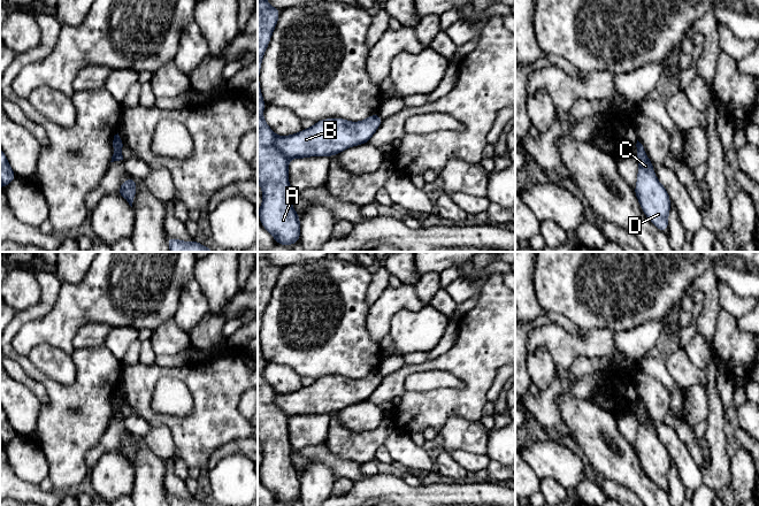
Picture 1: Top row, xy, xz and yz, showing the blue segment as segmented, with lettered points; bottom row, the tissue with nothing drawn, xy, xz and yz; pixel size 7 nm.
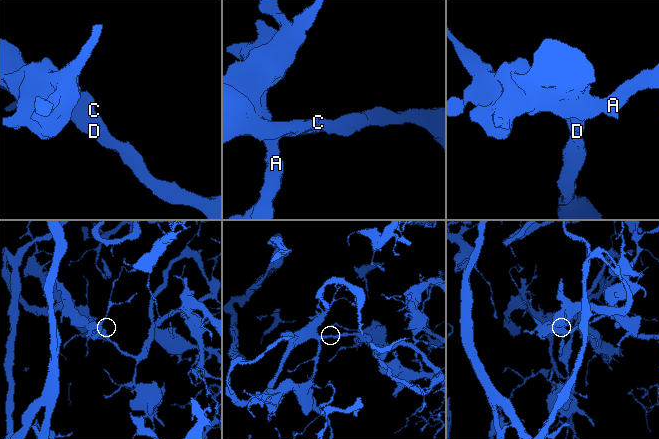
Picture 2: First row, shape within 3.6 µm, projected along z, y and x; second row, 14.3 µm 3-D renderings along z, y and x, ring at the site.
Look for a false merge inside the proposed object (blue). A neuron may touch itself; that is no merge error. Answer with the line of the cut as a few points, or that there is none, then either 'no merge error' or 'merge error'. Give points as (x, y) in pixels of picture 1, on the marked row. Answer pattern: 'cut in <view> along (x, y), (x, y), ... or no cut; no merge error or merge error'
no cut; no merge error

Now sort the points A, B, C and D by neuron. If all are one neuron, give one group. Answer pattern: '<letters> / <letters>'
A B C D

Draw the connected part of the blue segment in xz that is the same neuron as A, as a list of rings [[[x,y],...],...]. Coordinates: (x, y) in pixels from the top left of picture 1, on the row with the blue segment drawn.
[[[258,0],[258,183],[262,189],[262,205],[258,209],[260,224],[274,237],[276,244],[290,246],[300,242],[300,216],[294,210],[291,197],[293,191],[289,182],[289,161],[312,156],[338,155],[352,146],[369,143],[373,135],[382,125],[383,118],[378,113],[360,122],[346,118],[323,118],[308,129],[289,135],[277,136],[263,120],[263,109],[267,104],[260,89],[259,75],[266,49],[281,15],[279,9],[270,6],[267,0]]]

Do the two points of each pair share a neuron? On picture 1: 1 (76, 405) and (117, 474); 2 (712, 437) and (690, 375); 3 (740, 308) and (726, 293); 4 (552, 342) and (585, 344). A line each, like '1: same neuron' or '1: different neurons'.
1: different neurons
2: different neurons
3: same neuron
4: same neuron

